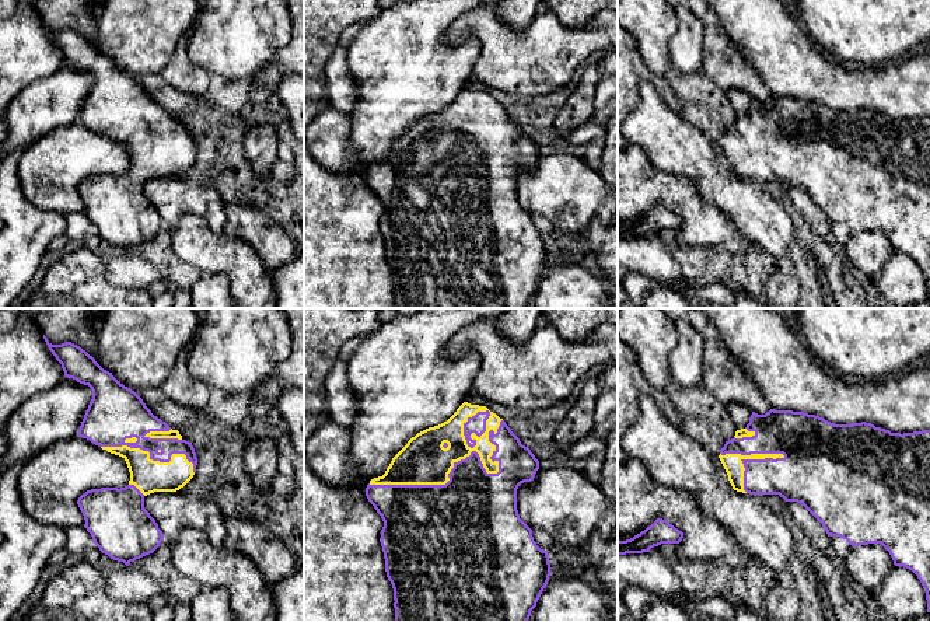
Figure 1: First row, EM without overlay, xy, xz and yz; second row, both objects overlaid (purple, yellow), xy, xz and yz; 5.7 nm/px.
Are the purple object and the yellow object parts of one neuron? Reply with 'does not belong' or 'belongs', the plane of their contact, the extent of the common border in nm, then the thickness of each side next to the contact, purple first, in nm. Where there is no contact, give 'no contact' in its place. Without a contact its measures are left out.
belongs; contact in xz; length 850 nm; calibres 460 and 280 nm

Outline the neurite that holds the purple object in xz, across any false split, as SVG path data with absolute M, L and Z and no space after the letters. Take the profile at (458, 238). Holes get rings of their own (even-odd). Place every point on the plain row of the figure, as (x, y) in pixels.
M464 88L444 109L429 113L415 123L392 144L382 163L374 164L366 174L366 182L384 207L381 233L385 245L387 263L394 275L395 308L527 308L531 297L546 273L550 262L548 238L541 235L532 223L532 216L520 205L517 196L517 175L531 168L539 156L539 147L531 136L521 130L503 105L486 92Z

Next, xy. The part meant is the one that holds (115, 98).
M45 21L43 25L62 50L64 63L88 71L92 77L92 85L77 122L122 143L127 150L130 158L127 172L87 177L78 184L77 191L85 206L84 213L99 237L129 252L136 245L153 240L164 226L158 210L144 195L144 184L154 178L176 178L183 174L196 158L195 134L192 129L182 125L178 116L172 116L154 102L134 77L120 70L80 32L71 28L52 31Z

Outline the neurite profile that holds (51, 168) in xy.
M74 122L60 126L29 144L18 161L18 178L22 192L29 203L42 209L67 216L85 210L77 191L81 181L91 175L125 174L130 158L125 144L102 136L90 126Z

